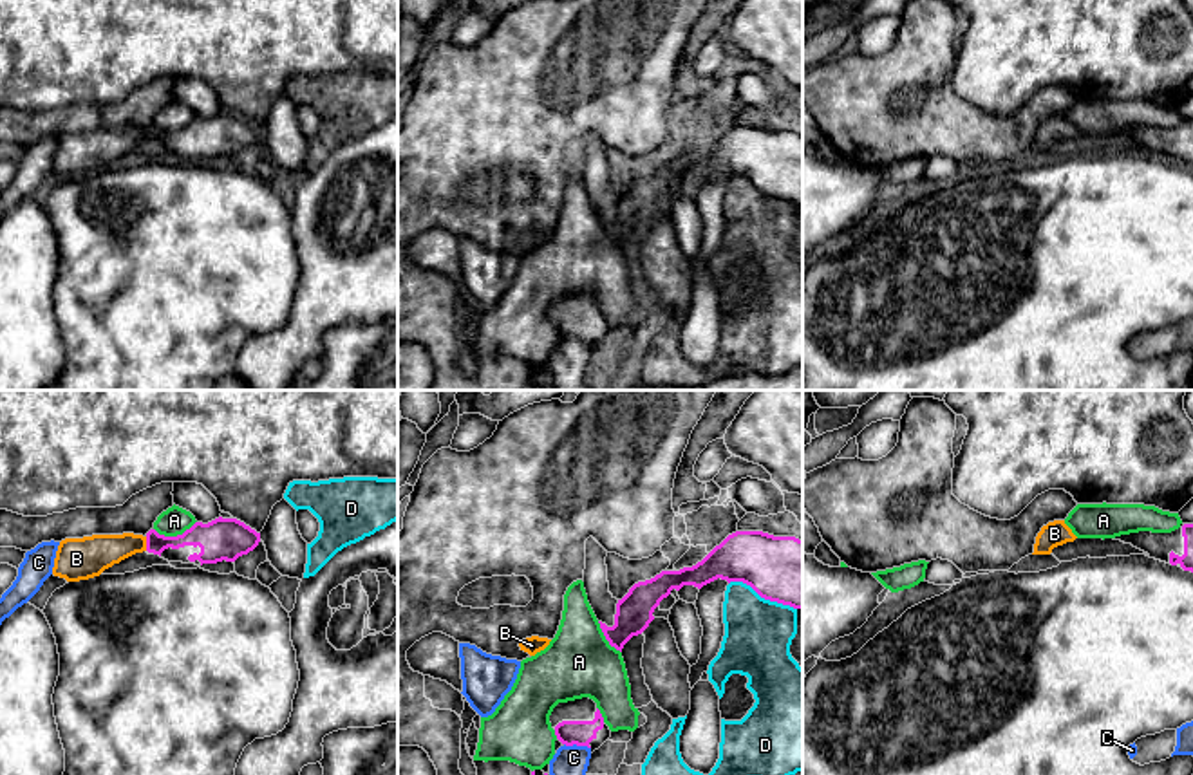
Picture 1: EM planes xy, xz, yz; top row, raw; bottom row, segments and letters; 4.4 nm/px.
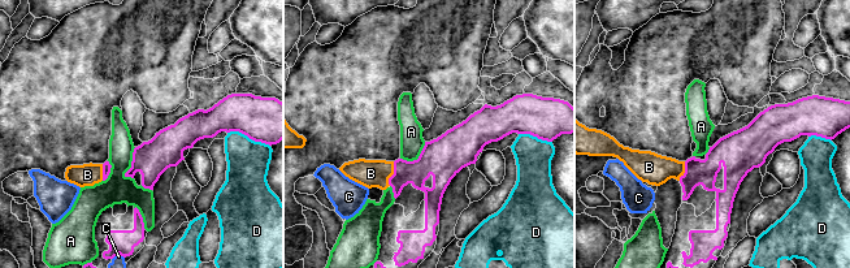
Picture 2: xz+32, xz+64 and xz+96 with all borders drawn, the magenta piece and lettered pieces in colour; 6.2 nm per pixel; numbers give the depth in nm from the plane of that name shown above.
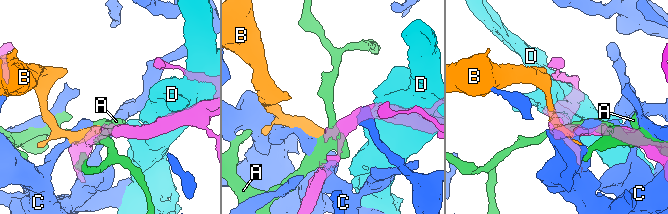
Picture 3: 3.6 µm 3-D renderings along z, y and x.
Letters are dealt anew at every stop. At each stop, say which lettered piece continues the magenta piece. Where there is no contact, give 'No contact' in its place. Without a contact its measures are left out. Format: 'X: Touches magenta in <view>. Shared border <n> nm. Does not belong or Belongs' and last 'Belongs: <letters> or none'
A: Touches magenta in xy. Shared border 200 nm. Does not belong
B: Touches magenta in xy. Shared border 60 nm. Belongs
C: Touches magenta in xz. Shared border 120 nm. Does not belong
D: Touches magenta in xz. Shared border 320 nm. Does not belong
Belongs: B

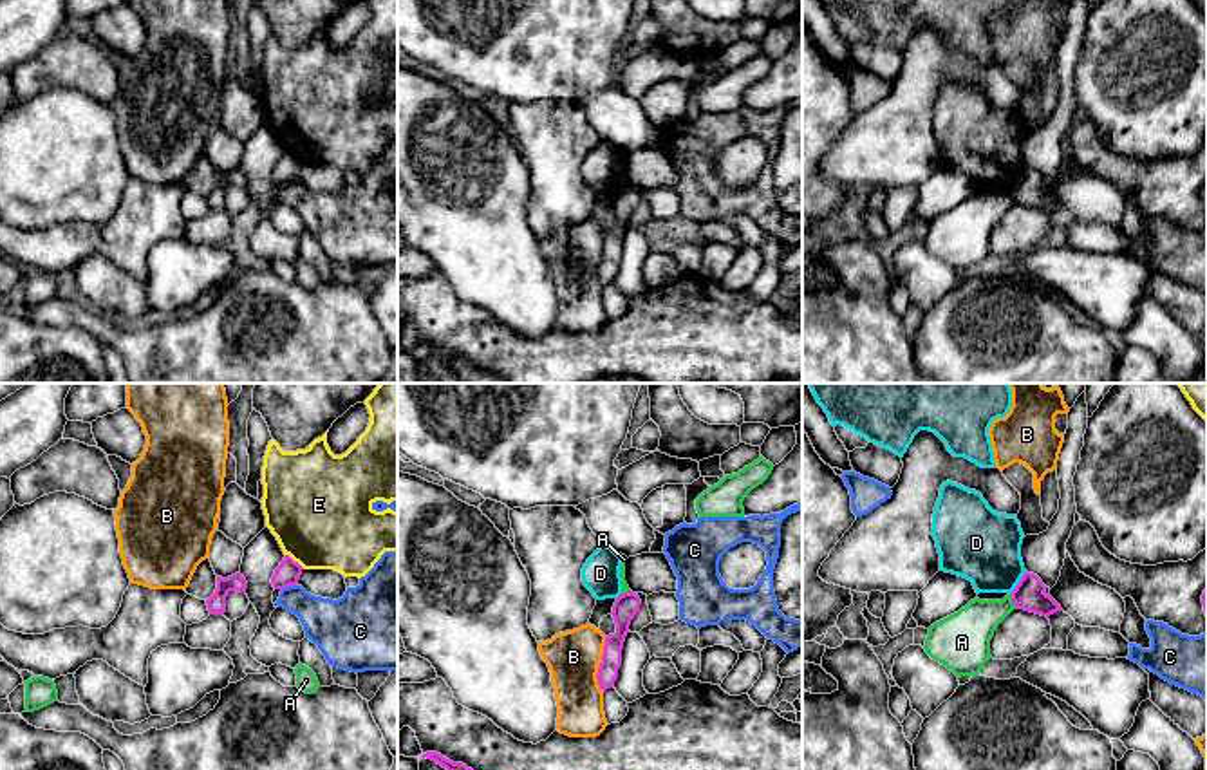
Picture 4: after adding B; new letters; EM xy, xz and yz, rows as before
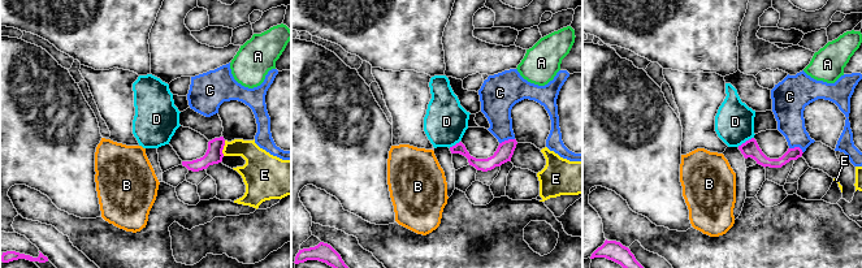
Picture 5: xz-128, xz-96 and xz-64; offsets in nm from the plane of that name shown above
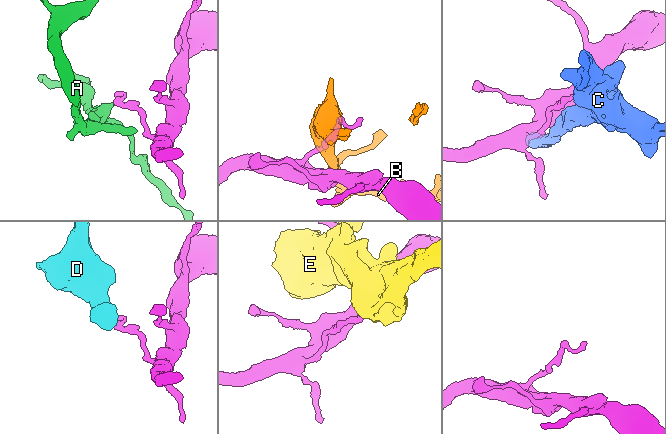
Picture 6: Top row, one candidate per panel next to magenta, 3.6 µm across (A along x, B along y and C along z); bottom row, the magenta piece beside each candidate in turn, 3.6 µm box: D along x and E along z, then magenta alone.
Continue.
A: Touches magenta in yz. Shared border 70 nm. Does not belong
B: Touches magenta in xz. Shared border 240 nm. Does not belong
C: Touches magenta in xy. Shared border 70 nm. Does not belong
D: Touches magenta in yz. Shared border 130 nm. Does not belong
E: Touches magenta in xy. Shared border 110 nm. Does not belong
Belongs: none

